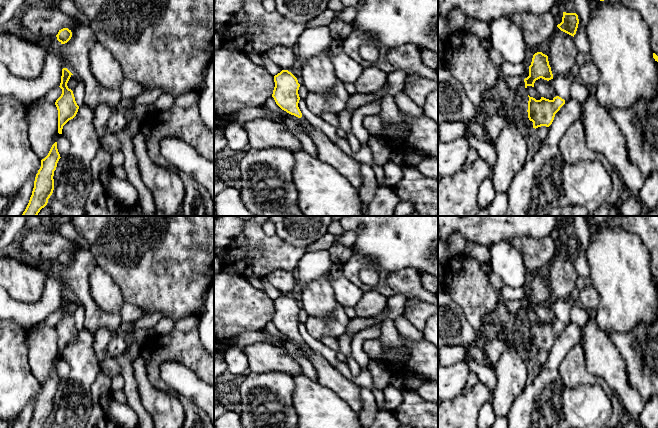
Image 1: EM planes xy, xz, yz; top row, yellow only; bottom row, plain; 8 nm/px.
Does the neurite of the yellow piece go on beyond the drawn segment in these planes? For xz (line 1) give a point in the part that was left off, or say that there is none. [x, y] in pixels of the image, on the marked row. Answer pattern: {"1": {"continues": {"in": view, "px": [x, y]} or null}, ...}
{"1": {"continues": {"in": "xz", "px": [304, 123]}}}

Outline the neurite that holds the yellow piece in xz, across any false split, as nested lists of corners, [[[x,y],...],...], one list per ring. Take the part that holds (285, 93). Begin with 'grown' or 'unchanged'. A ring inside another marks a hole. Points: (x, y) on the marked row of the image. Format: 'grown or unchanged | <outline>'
grown | [[[282,70],[274,76],[274,82],[272,97],[276,104],[287,113],[300,118],[303,126],[309,126],[298,107],[300,84],[297,78],[288,70]]]

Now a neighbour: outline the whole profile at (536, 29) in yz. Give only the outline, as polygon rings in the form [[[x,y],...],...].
[[[551,12],[540,15],[515,13],[509,15],[509,18],[522,31],[528,48],[535,48],[545,40],[549,40],[557,27],[557,23]]]

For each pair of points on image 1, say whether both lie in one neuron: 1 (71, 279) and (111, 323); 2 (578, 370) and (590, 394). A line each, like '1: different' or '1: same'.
1: same
2: different

